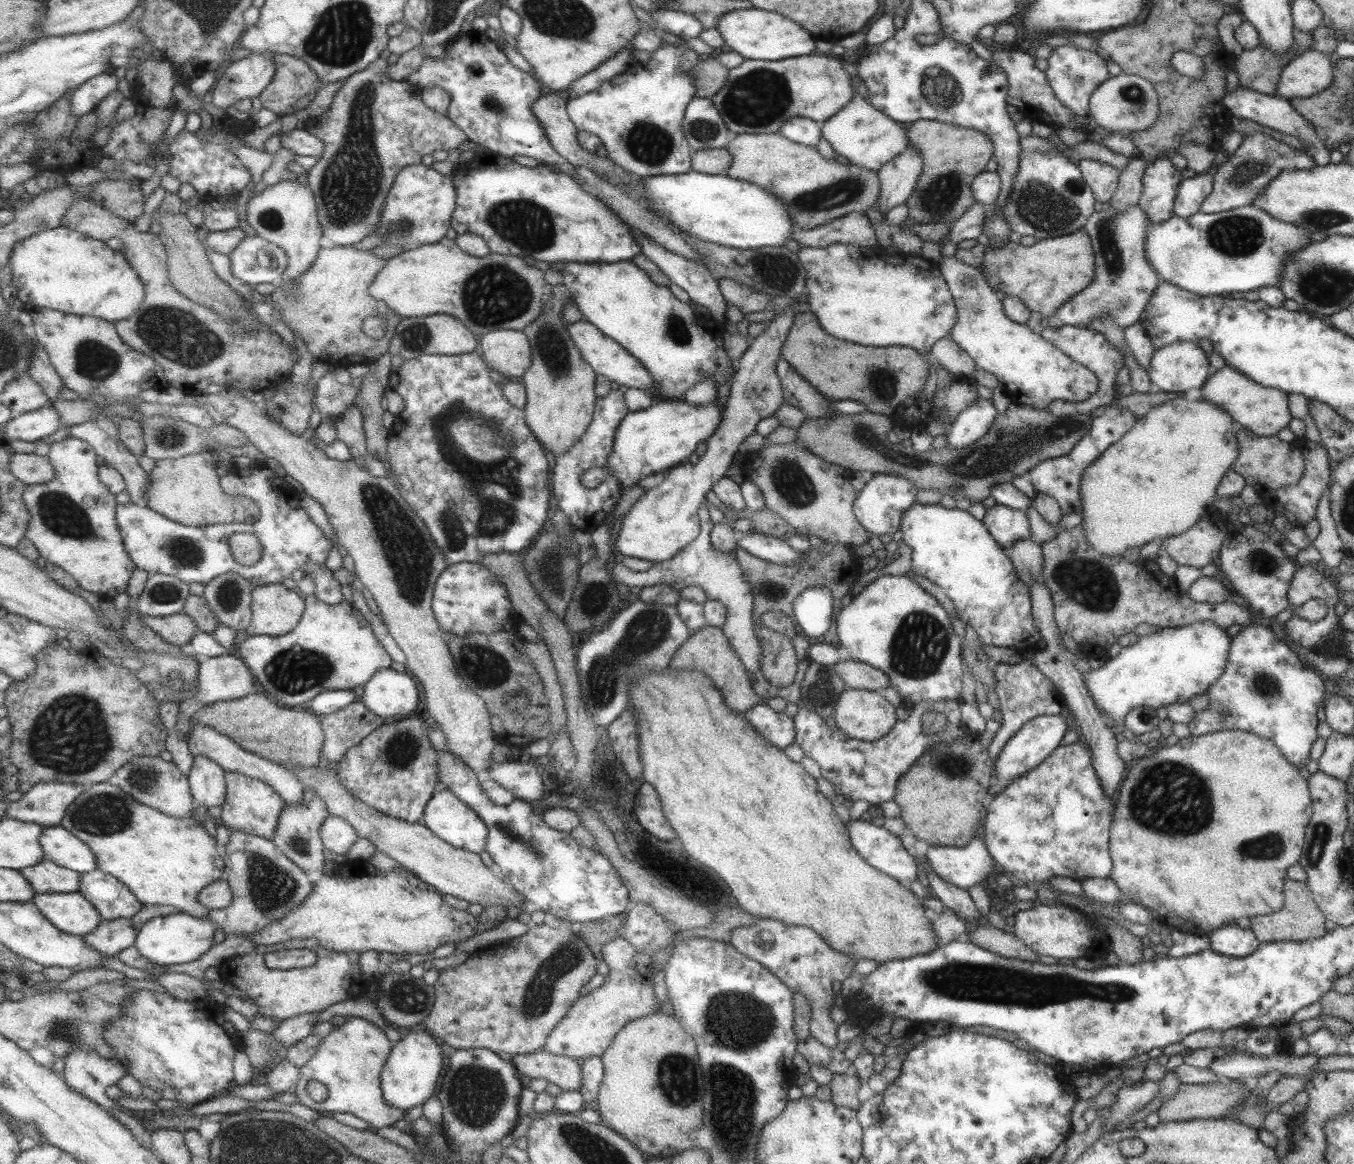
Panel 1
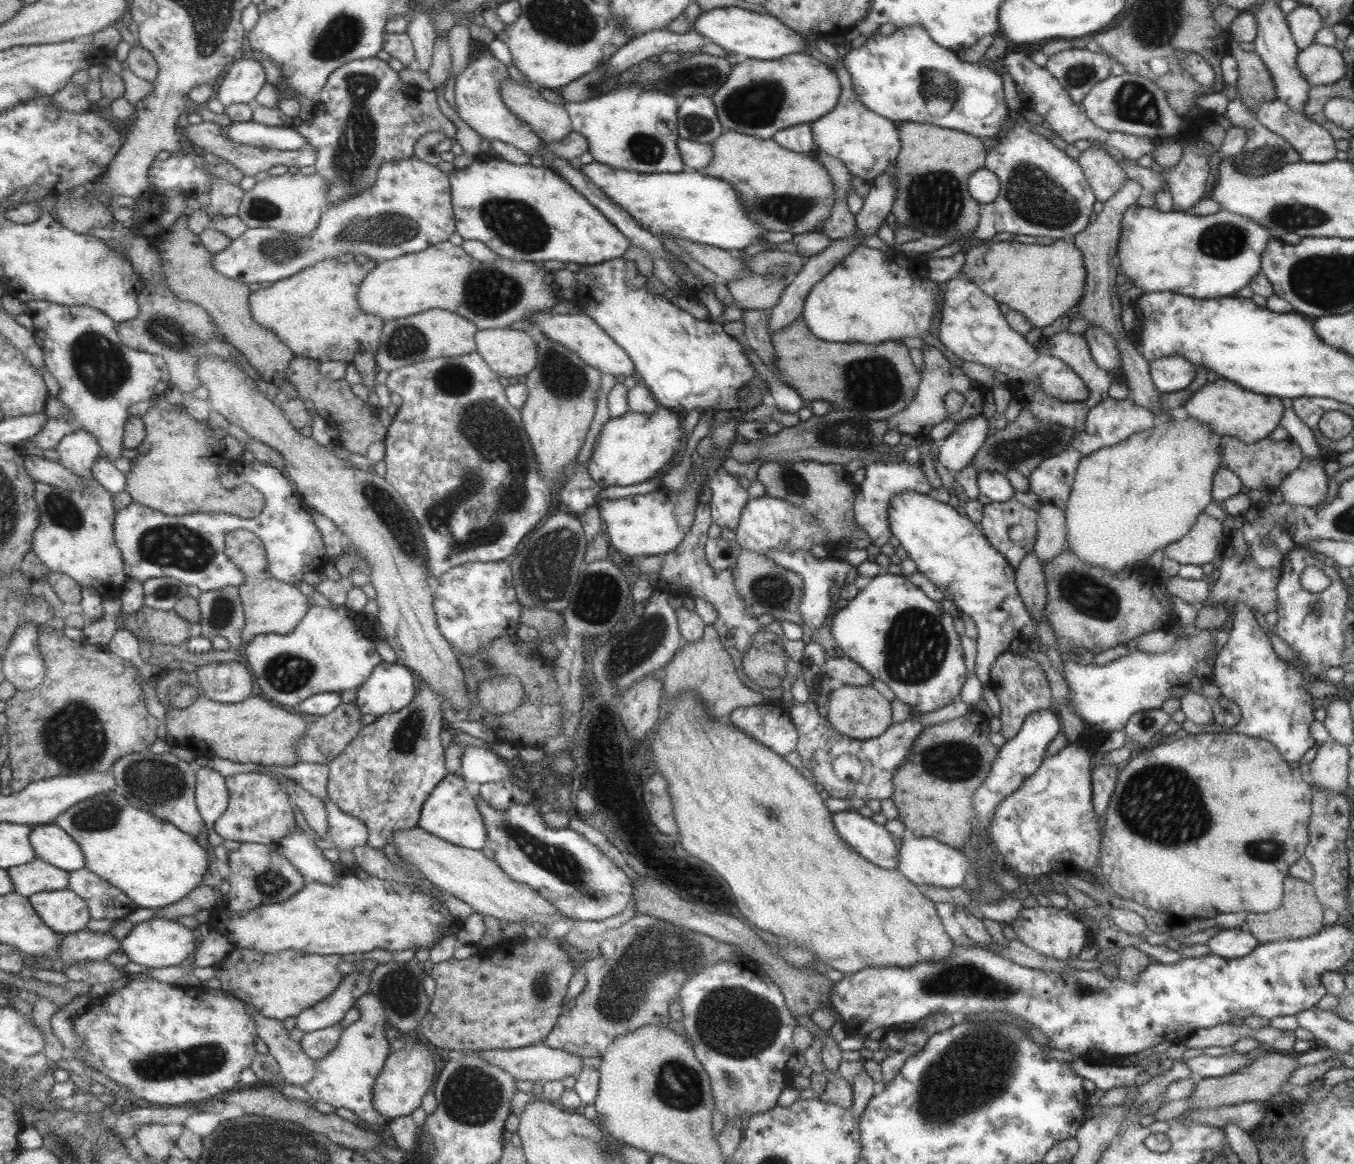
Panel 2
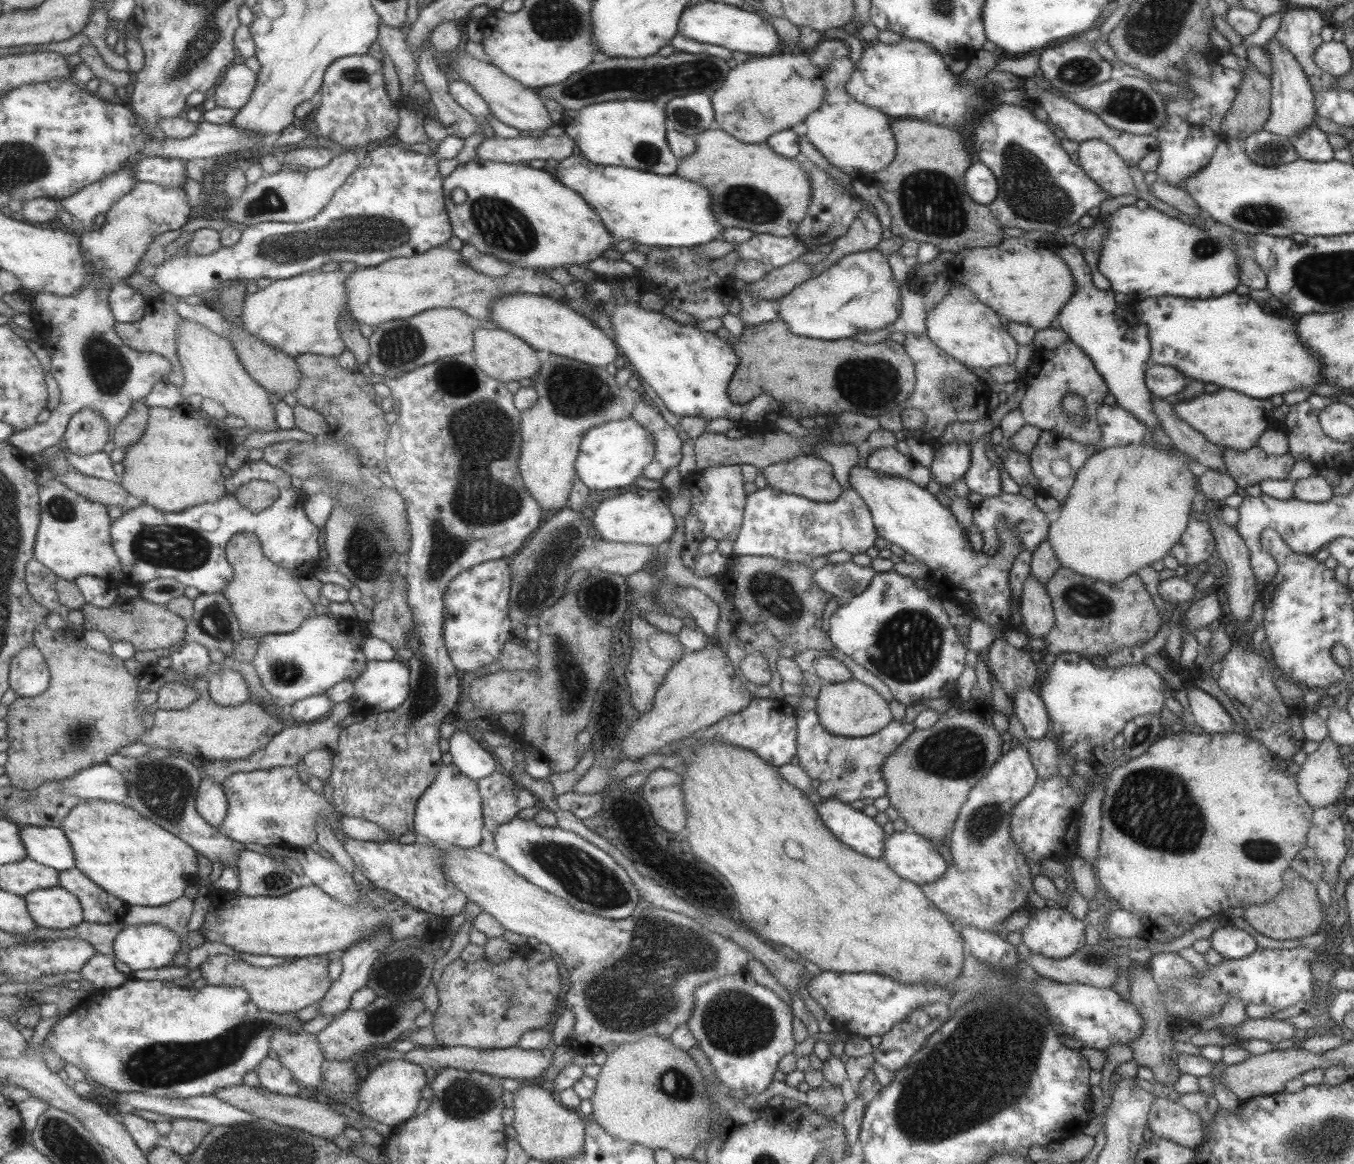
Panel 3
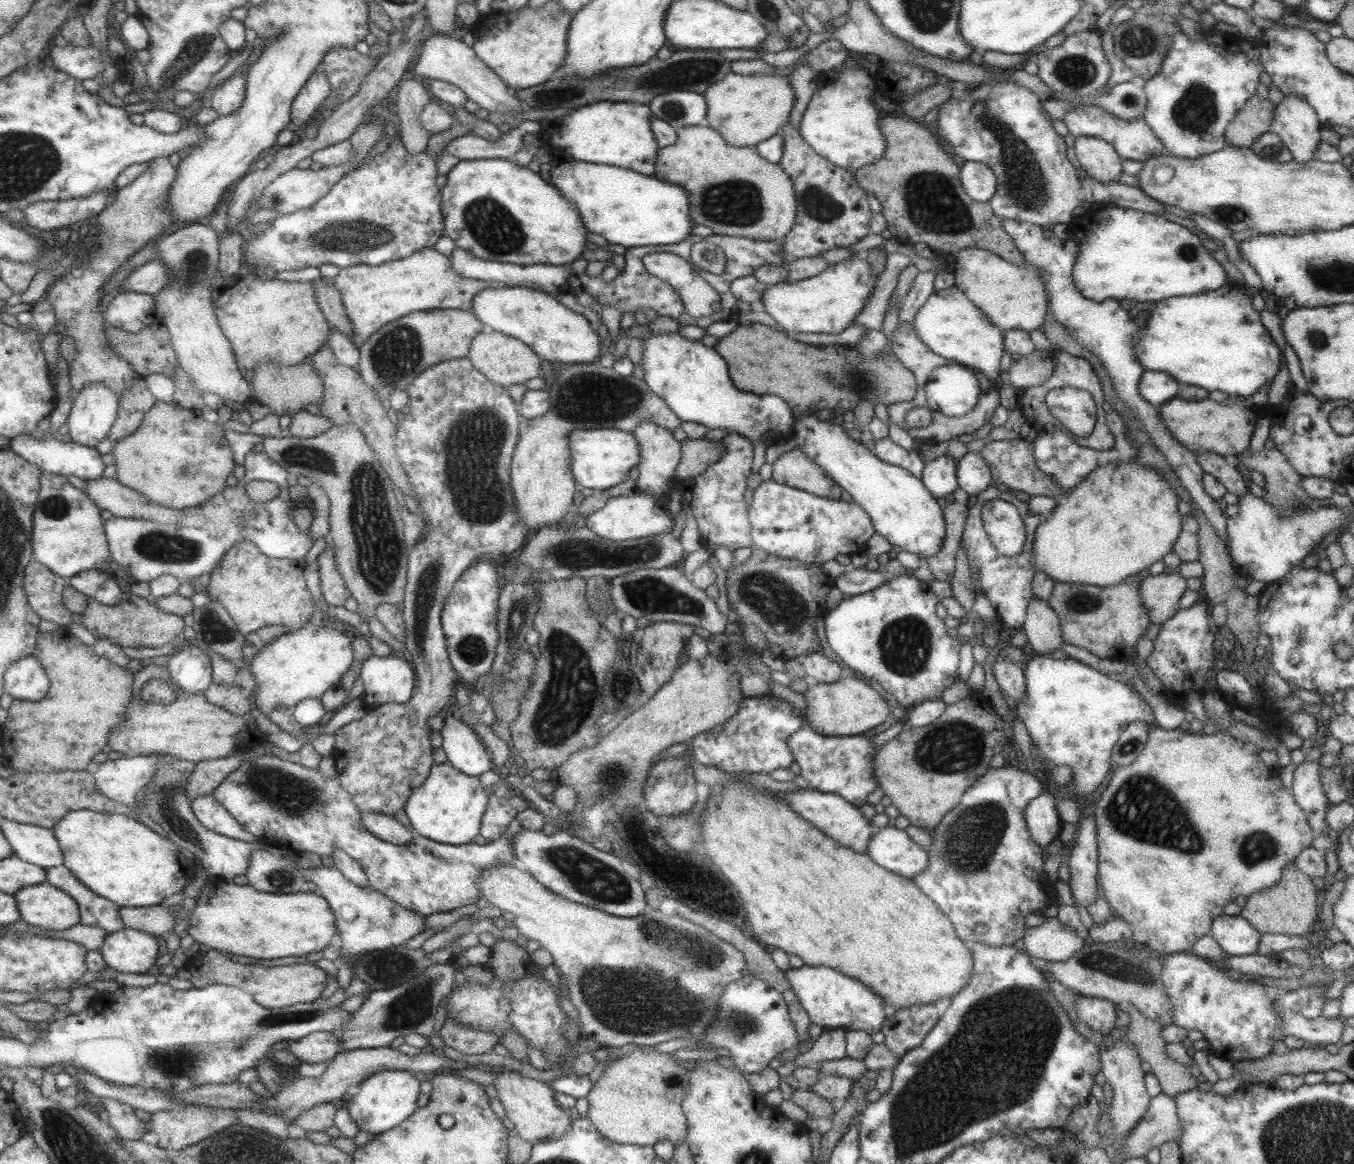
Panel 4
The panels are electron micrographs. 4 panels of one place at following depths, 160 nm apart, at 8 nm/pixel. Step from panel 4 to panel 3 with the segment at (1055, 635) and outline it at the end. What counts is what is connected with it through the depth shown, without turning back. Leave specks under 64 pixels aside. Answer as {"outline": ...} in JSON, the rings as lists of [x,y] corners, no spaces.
{"outline":[[[1030,574],[1023,582],[1022,593],[1018,612],[1021,615],[1021,627],[1028,638],[1043,638],[1053,626],[1054,612],[1050,603],[1050,598],[1046,593],[1046,588],[1043,584],[1039,584],[1036,578]]]}

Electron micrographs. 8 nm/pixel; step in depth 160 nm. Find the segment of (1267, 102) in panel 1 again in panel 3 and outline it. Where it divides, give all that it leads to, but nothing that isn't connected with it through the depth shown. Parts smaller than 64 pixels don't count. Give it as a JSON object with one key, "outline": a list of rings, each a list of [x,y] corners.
{"outline":[[[1312,125],[1291,138],[1291,142],[1299,158],[1311,162],[1327,162],[1333,159],[1334,151],[1327,143],[1326,135]]]}

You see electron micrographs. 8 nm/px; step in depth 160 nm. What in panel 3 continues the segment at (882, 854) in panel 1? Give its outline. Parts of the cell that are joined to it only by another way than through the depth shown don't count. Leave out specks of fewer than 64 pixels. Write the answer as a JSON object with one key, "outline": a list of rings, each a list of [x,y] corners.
{"outline":[[[822,798],[814,807],[823,824],[842,844],[869,858],[882,858],[885,834],[873,817],[834,798]]]}

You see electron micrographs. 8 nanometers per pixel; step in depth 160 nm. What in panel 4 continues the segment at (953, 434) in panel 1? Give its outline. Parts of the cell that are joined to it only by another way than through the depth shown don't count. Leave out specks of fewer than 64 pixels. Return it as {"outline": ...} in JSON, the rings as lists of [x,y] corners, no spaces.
{"outline":[[[942,454],[924,464],[920,481],[933,499],[952,494],[957,488],[956,462],[949,455]]]}

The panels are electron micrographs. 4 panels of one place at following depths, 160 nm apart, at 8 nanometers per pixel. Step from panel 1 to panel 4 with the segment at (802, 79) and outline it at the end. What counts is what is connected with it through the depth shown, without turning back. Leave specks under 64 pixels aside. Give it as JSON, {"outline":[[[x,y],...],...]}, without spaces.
{"outline":[[[729,71],[720,81],[710,84],[702,95],[707,103],[704,116],[707,126],[718,132],[725,144],[739,148],[754,147],[777,133],[794,103],[788,78],[764,72],[741,76]]]}

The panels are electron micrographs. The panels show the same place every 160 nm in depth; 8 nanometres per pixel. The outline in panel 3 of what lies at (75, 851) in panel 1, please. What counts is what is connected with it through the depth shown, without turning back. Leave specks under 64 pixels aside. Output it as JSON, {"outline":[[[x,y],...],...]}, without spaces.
{"outline":[[[28,825],[20,831],[29,858],[59,871],[76,867],[76,853],[62,827]]]}

